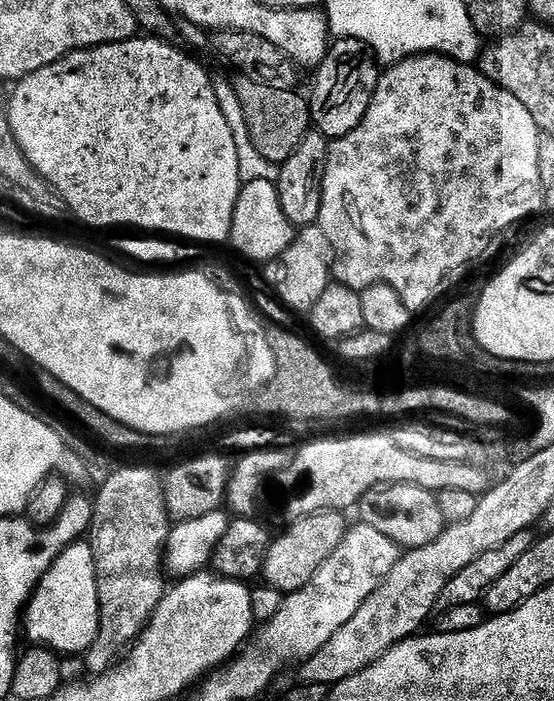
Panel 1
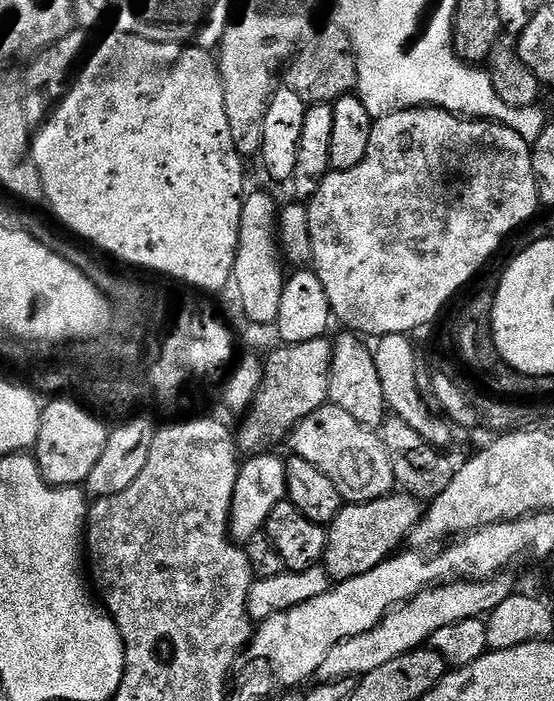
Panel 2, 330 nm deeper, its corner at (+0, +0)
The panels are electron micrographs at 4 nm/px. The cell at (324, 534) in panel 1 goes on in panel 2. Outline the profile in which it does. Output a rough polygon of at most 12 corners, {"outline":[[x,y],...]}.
{"outline":[[421,501],[345,503],[327,525],[333,581],[374,570],[411,537]]}

